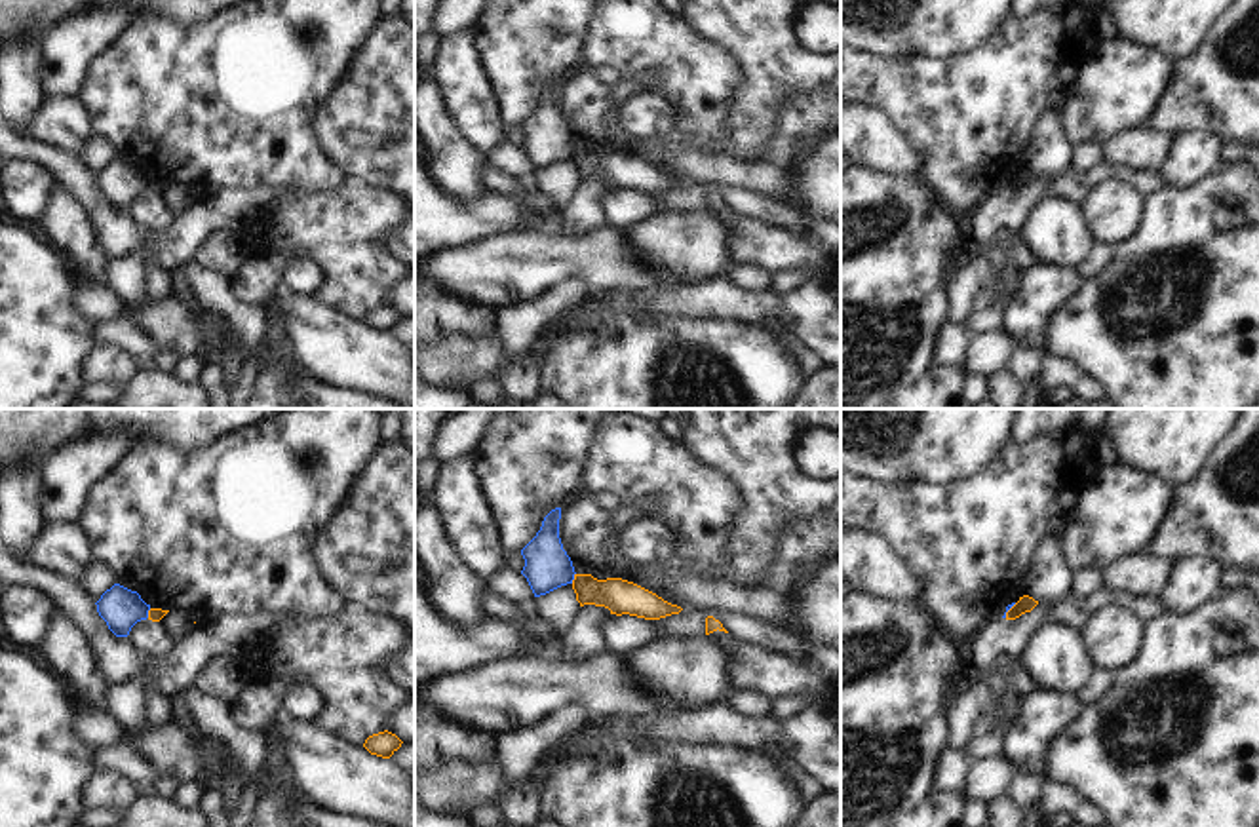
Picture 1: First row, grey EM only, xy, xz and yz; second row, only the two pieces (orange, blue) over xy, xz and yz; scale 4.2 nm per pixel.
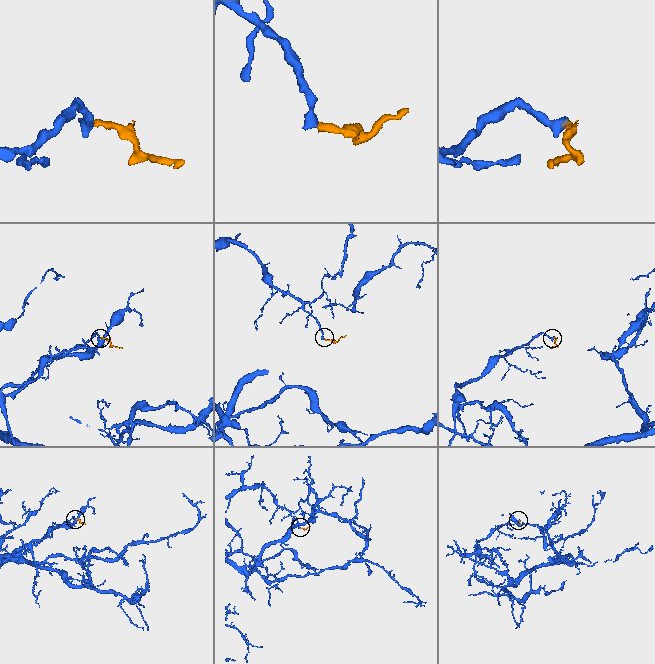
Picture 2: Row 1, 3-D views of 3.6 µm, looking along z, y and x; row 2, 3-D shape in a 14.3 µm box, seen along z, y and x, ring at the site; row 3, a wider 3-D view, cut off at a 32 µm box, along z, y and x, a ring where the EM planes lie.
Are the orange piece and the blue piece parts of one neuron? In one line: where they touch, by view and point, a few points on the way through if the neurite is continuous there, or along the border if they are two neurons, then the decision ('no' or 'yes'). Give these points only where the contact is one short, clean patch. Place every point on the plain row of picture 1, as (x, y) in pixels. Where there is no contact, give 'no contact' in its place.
xz (575, 153) | along xz (575, 147), (571, 156) | no

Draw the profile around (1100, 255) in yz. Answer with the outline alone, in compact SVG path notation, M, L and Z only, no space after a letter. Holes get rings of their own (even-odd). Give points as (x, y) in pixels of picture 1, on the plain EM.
M1103 241L1094 243L1086 260L1076 268L1076 276L1082 281L1099 276L1105 270L1105 266L1109 264L1109 260L1113 259L1114 251L1116 249L1109 243L1103 243Z

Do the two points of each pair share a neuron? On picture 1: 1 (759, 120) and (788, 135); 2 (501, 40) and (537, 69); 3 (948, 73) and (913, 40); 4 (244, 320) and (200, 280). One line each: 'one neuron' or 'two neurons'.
1: two neurons
2: one neuron
3: two neurons
4: one neuron

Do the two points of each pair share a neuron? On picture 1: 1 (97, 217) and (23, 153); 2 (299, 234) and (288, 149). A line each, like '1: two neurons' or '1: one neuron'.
1: one neuron
2: two neurons

